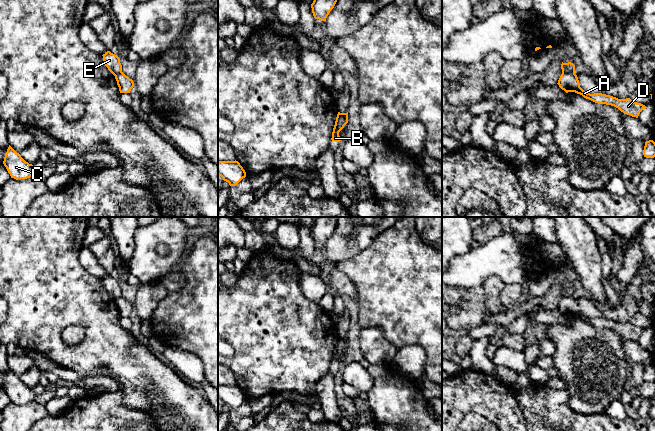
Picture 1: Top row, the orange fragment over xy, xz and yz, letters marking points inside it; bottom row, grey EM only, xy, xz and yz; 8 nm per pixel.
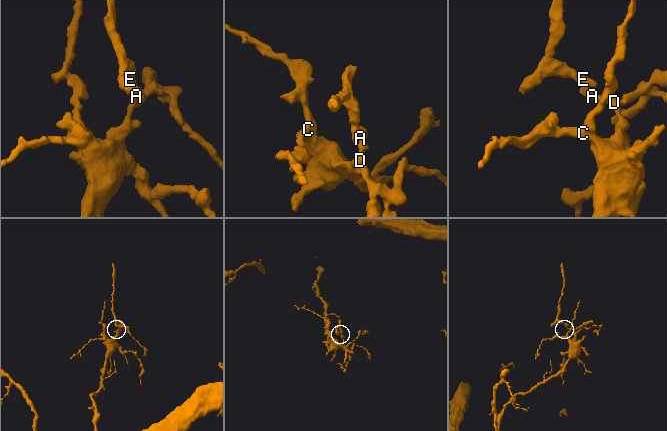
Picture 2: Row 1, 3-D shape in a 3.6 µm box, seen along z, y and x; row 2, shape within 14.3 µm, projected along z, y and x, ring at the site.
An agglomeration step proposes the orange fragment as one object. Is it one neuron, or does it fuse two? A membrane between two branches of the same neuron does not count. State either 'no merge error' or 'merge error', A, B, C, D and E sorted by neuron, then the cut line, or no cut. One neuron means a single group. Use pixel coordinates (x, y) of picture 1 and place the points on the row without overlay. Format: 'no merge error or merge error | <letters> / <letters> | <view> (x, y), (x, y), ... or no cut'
merge error | A C D / B E | yz (562, 295), (574, 298)

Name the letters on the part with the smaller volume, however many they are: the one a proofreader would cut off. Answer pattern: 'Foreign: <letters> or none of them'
Foreign: B, E

